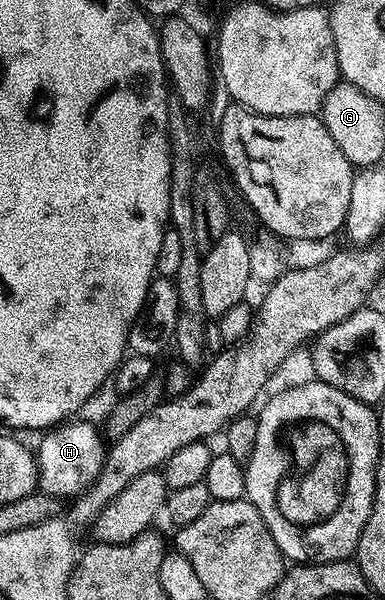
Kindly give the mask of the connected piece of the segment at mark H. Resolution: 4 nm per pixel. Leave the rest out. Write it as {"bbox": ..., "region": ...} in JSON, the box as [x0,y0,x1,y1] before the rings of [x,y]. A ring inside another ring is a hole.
{"bbox":[35,421,107,496],"region":[[[77,421],[62,422],[60,425],[46,430],[40,436],[40,438],[42,437],[41,448],[36,448],[35,451],[37,477],[40,490],[47,495],[80,496],[85,488],[97,480],[105,464],[107,443],[98,424],[86,421],[73,422]]]}

